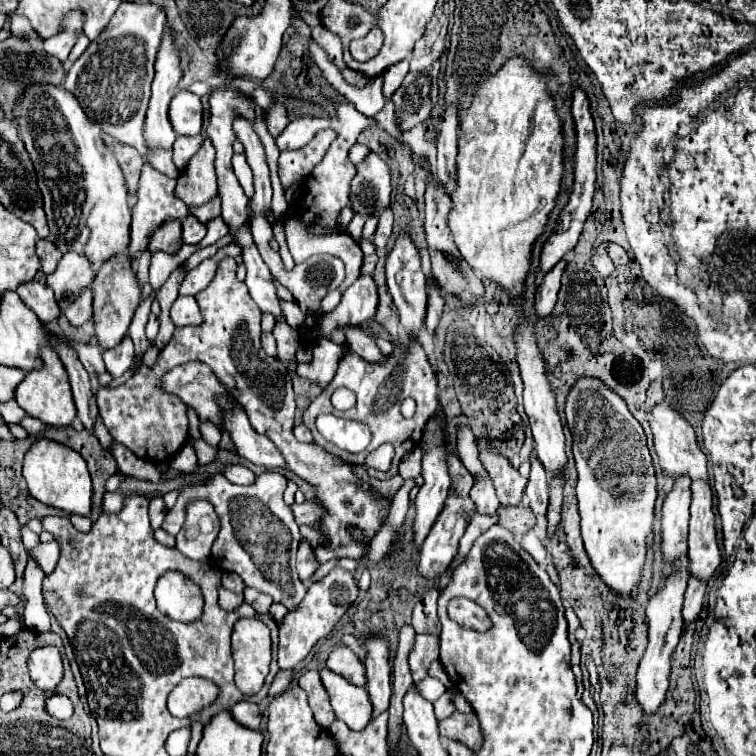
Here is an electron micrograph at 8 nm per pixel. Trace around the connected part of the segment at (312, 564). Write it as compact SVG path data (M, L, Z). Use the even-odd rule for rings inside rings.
M302 540L300 548L298 548L298 574L300 574L300 580L306 582L308 578L312 578L312 574L318 570L318 566L320 564L316 562L314 548L310 546L308 540Z

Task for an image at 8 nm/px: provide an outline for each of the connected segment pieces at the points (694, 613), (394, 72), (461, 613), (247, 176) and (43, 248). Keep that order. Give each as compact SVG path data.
M692 576L688 580L688 590L686 590L684 608L682 608L684 622L692 622L694 618L698 618L698 614L702 610L702 602L704 602L704 592L706 592L706 582Z
M404 59L388 68L384 74L383 94L390 101L392 94L402 85L405 76L409 72L409 61Z
M454 598L450 602L450 618L464 628L472 628L478 632L486 632L490 628L490 620L486 620L486 612L478 608L478 604L470 604L470 600Z
M234 154L232 164L234 164L234 172L240 180L240 186L242 186L246 196L251 198L254 193L253 173L248 166L248 162L246 162L246 156L244 154Z
M48 238L36 242L36 254L38 254L40 262L42 262L42 272L44 272L44 274L54 272L58 260L62 258L62 252L60 252L58 248L54 248L54 244L52 244Z

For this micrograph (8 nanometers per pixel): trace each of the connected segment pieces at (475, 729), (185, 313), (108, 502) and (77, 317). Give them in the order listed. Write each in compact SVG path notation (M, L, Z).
M454 712L452 716L444 718L438 722L440 726L440 736L448 740L456 740L466 744L472 752L478 752L482 748L482 730L480 730L480 720L470 714L460 714Z
M178 296L172 310L170 310L170 316L172 316L176 326L198 326L198 324L202 324L200 308L198 308L196 300L190 296Z
M108 492L104 496L104 512L116 512L124 504L124 496L118 492Z
M86 290L74 304L70 304L70 308L66 308L66 318L72 326L82 326L84 322L92 320L92 292Z

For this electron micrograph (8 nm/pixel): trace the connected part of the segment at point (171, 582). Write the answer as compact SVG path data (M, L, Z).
M178 570L160 576L156 584L158 610L180 622L194 622L203 612L204 596L196 582Z

